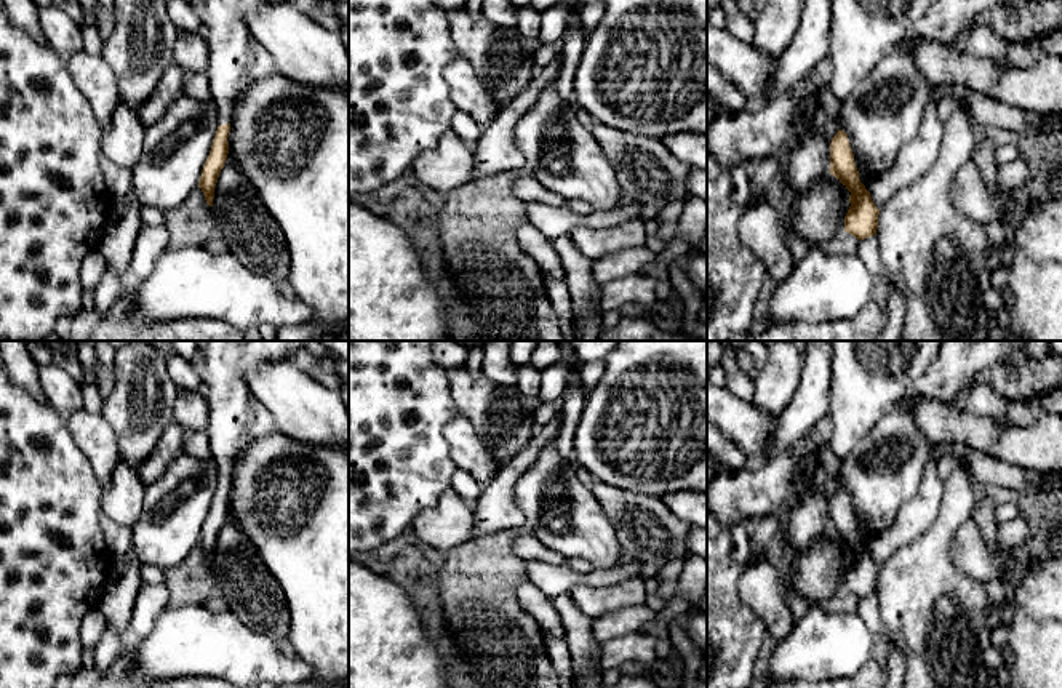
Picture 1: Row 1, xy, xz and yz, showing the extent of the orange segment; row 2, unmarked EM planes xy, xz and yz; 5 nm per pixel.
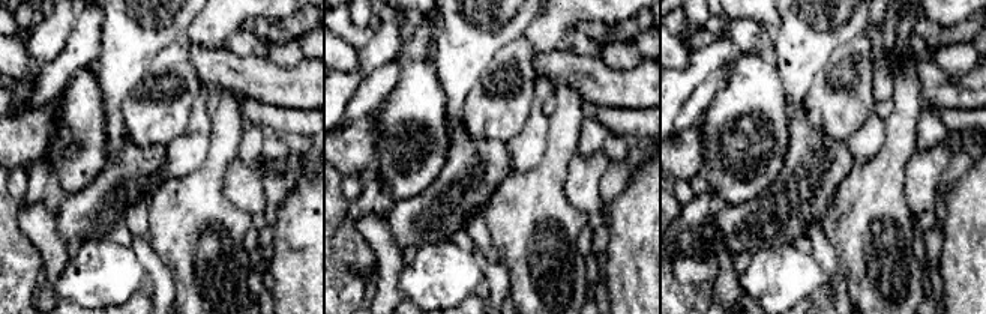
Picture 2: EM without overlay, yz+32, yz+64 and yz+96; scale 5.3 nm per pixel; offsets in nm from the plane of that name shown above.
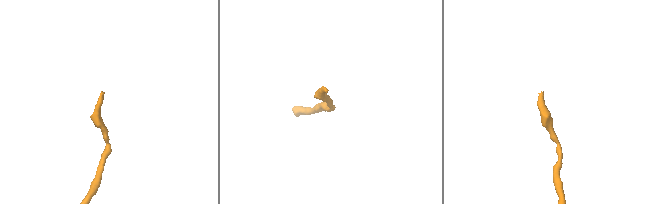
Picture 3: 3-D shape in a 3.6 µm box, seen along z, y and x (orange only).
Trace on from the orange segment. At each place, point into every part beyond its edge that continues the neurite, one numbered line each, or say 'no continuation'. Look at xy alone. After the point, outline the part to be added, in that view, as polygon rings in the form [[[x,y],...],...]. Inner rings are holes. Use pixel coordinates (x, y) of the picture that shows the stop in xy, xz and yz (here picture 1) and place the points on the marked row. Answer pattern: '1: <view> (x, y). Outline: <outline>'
1: xy (229, 40). Outline: [[[197,0],[195,2],[197,11],[203,22],[203,34],[210,50],[210,64],[206,72],[210,78],[210,90],[211,90],[213,101],[219,109],[219,125],[230,123],[234,107],[235,107],[235,99],[245,85],[246,69],[253,62],[251,43],[254,40],[248,29],[246,16],[253,13],[256,8],[259,8],[264,2],[289,2],[289,0]]]

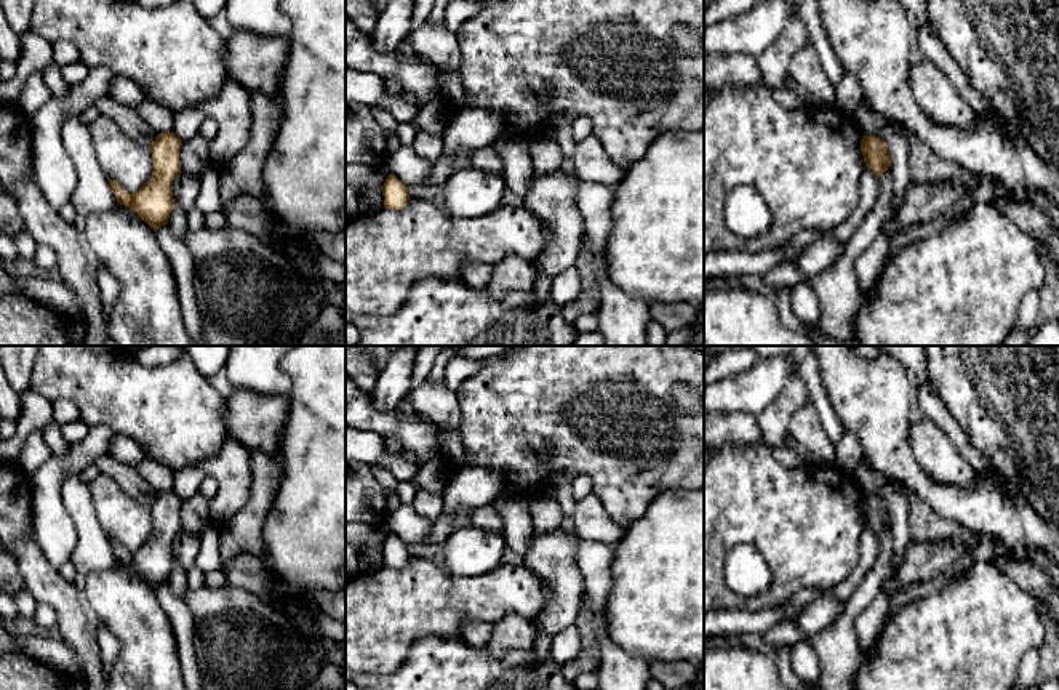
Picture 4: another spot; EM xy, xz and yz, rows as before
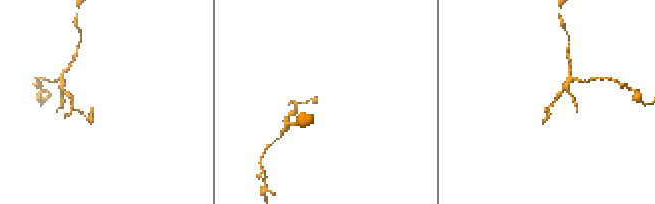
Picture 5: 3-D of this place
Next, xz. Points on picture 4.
no continuation

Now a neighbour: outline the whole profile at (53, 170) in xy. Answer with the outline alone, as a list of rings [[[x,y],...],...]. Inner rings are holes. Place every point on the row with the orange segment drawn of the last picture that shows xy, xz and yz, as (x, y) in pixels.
[[[107,67],[90,69],[82,83],[69,86],[62,98],[51,94],[29,117],[34,141],[34,179],[56,211],[70,203],[78,184],[75,165],[62,144],[62,123],[107,96],[112,78],[114,74]]]

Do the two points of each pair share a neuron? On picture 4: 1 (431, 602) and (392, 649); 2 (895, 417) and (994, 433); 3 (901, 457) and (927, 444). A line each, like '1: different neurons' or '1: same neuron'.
1: same neuron
2: different neurons
3: different neurons

